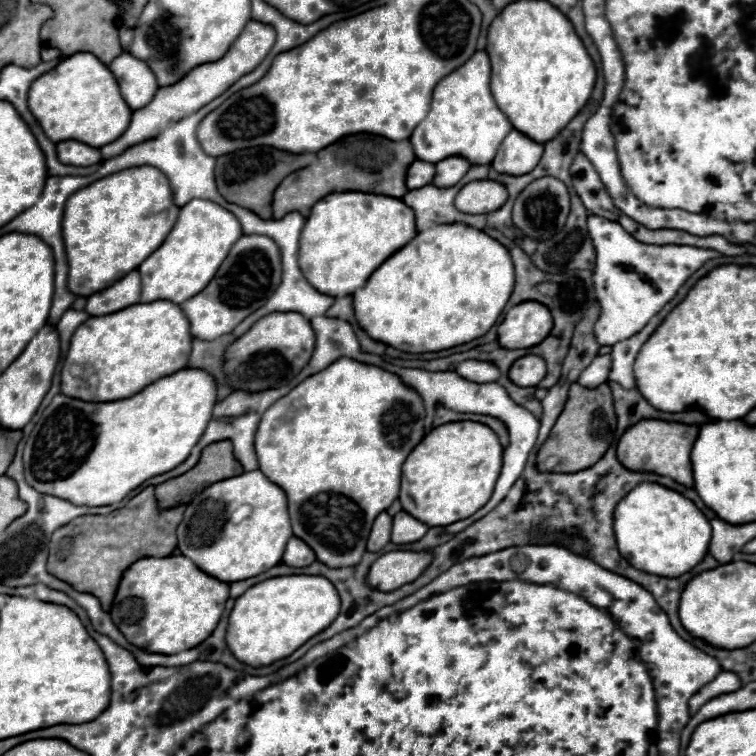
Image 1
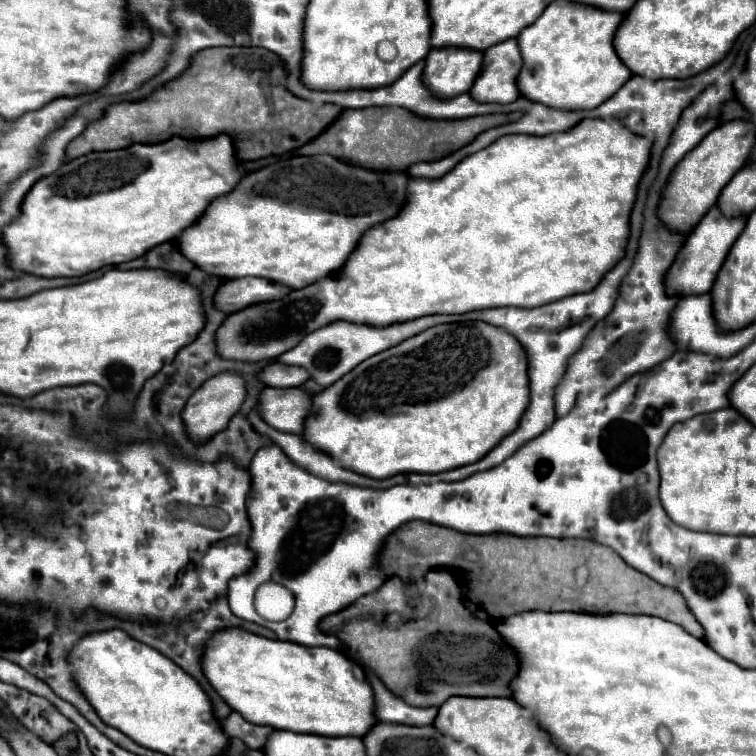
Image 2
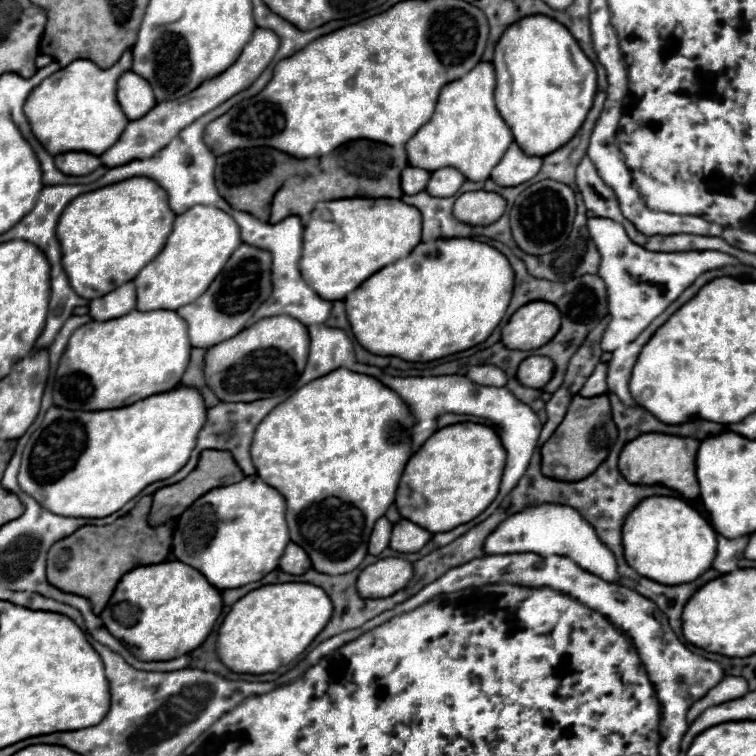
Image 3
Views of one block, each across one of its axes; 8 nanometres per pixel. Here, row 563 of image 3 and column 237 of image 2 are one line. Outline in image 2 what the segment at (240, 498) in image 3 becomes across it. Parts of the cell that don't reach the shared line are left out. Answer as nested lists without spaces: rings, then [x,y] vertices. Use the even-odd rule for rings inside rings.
[[[292,156],[292,158],[282,158],[274,164],[268,164],[268,166],[262,166],[260,170],[254,170],[254,172],[248,172],[236,186],[234,190],[230,190],[228,194],[222,194],[218,198],[214,198],[208,208],[204,210],[204,214],[192,224],[188,226],[186,230],[182,230],[176,238],[178,246],[180,246],[180,252],[184,254],[186,260],[190,260],[196,268],[212,274],[212,276],[218,276],[222,280],[232,280],[232,278],[246,278],[246,276],[258,276],[258,278],[266,278],[266,280],[272,280],[272,282],[278,282],[278,284],[284,284],[288,288],[304,288],[308,284],[312,284],[316,278],[324,278],[324,274],[332,274],[332,270],[338,270],[350,250],[356,246],[356,242],[360,240],[360,236],[364,234],[364,230],[368,230],[372,224],[378,224],[382,220],[388,220],[392,216],[396,216],[396,212],[402,208],[404,204],[404,192],[406,192],[406,182],[408,182],[408,174],[406,172],[372,172],[372,170],[364,170],[364,168],[356,168],[356,166],[350,166],[334,156]]]

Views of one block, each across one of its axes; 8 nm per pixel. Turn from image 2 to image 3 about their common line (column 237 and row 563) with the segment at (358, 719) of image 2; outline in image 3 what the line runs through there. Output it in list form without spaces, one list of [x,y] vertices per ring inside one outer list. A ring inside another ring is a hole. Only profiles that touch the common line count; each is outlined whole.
[[[650,496],[640,500],[622,526],[624,556],[638,574],[660,584],[682,584],[696,580],[712,566],[716,556],[714,528],[684,500],[670,496]]]

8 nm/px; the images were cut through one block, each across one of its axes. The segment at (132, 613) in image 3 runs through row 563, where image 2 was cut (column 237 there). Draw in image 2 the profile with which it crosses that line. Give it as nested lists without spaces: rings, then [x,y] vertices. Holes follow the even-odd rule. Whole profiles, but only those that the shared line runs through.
[[[226,134],[204,142],[170,138],[160,144],[132,144],[116,152],[90,152],[64,164],[54,174],[40,178],[40,182],[28,190],[20,204],[20,216],[12,218],[2,230],[8,266],[42,278],[72,278],[102,266],[140,258],[150,248],[176,238],[188,222],[196,222],[196,214],[204,210],[208,198],[226,194],[236,186],[236,178],[244,174],[242,164],[232,158],[232,142]]]

